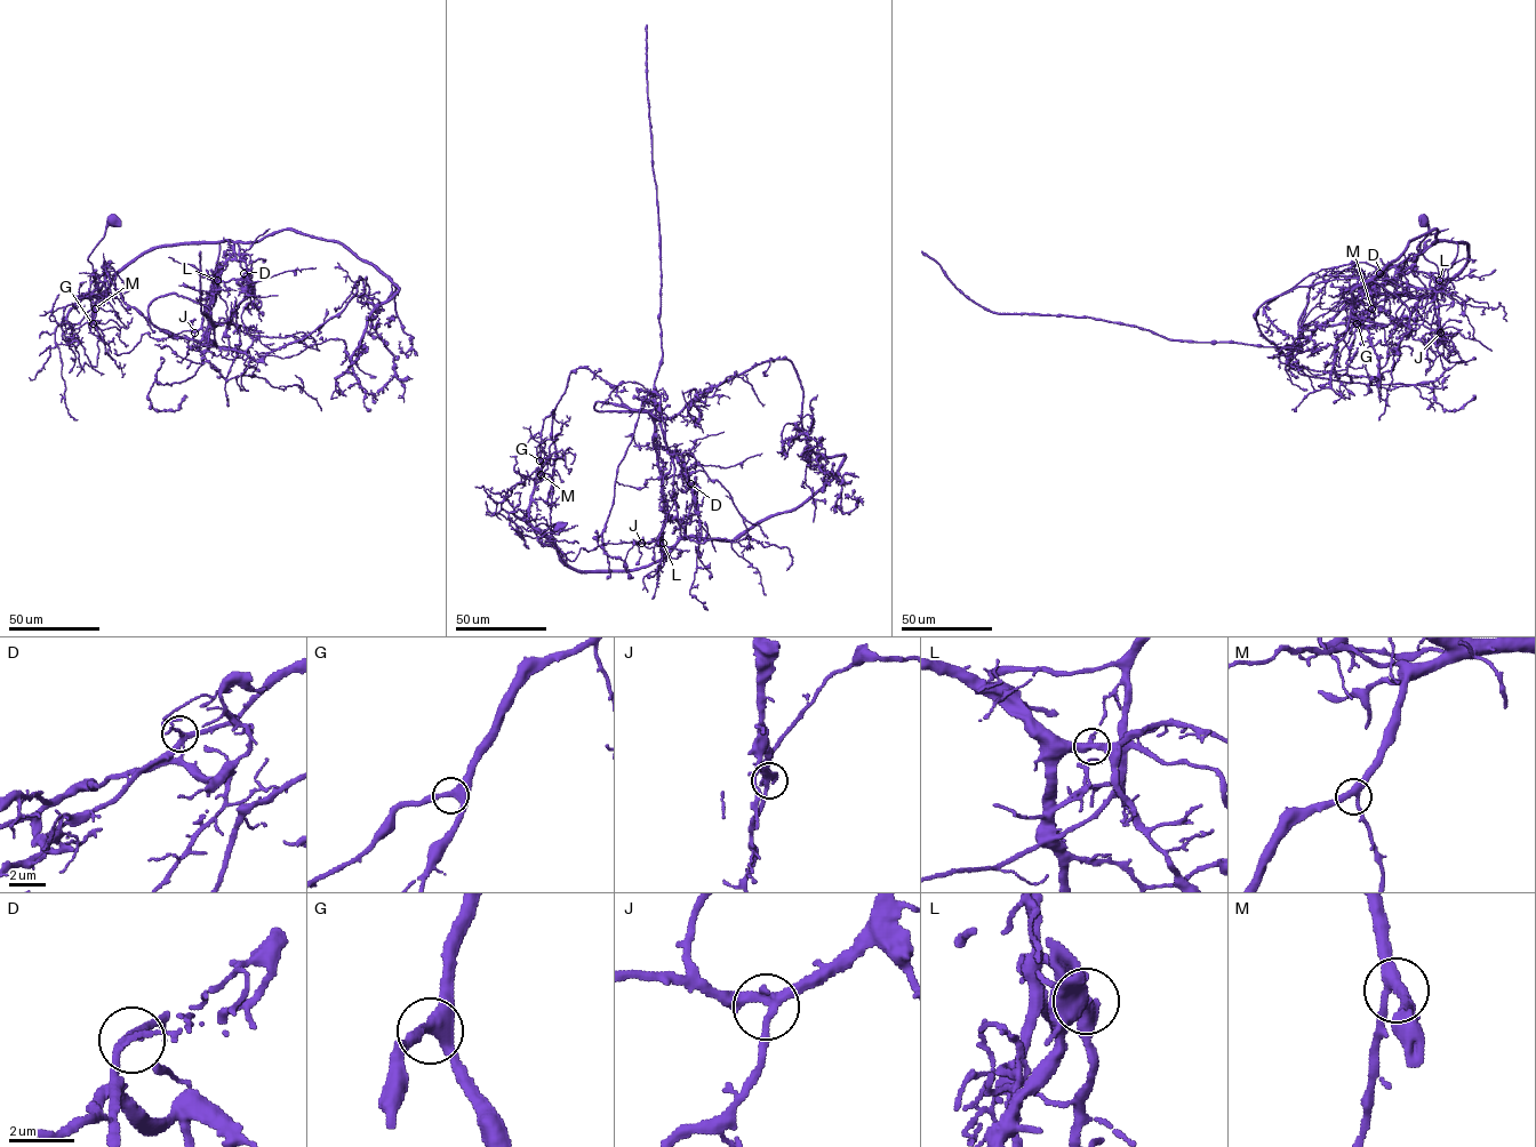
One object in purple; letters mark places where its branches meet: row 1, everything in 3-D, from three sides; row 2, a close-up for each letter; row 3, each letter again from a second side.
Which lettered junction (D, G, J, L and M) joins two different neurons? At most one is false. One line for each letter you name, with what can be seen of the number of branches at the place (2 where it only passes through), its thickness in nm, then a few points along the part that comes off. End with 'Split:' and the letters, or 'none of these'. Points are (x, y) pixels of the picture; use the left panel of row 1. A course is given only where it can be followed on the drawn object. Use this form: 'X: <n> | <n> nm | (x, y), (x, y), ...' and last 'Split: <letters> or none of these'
D: 3 | 200 nm | (244, 273), (220, 282), (213, 293), (205, 335), (207, 346), (216, 344), (209, 317), (202, 313), (200, 250)
Split: D

